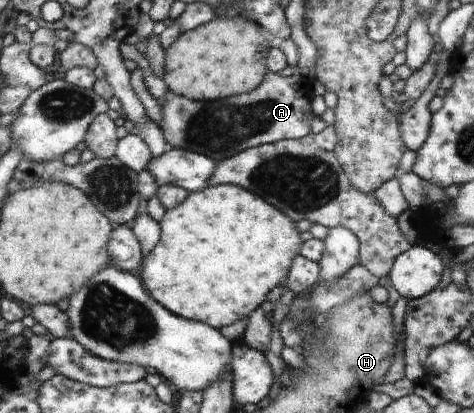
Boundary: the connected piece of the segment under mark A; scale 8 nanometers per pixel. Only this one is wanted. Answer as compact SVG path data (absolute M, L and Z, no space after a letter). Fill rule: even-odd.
M297 67L294 74L282 77L277 73L268 71L259 87L253 91L229 96L223 100L190 100L186 97L176 96L167 91L167 103L162 106L163 122L159 125L166 139L167 148L183 148L195 153L209 156L212 160L221 160L237 155L247 148L258 145L272 144L282 139L301 139L311 134L311 122L315 117L311 110L314 79L301 74Z

